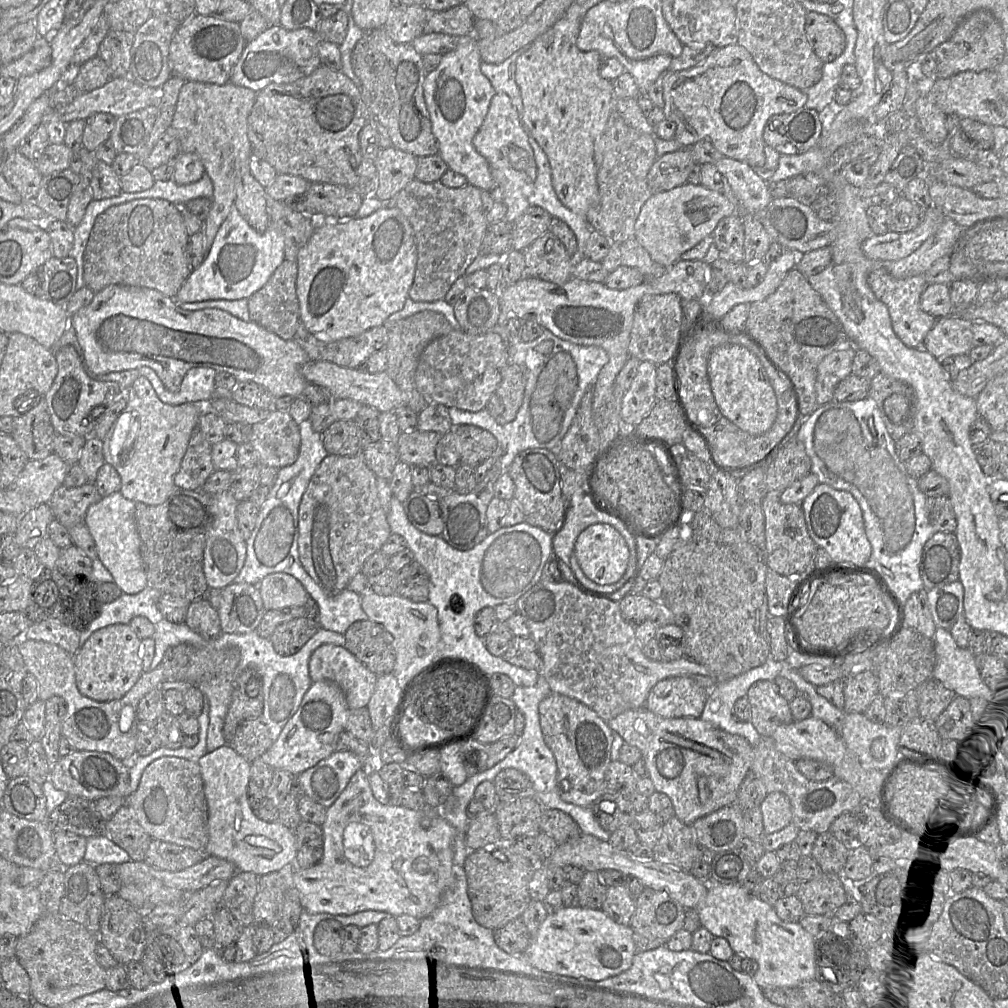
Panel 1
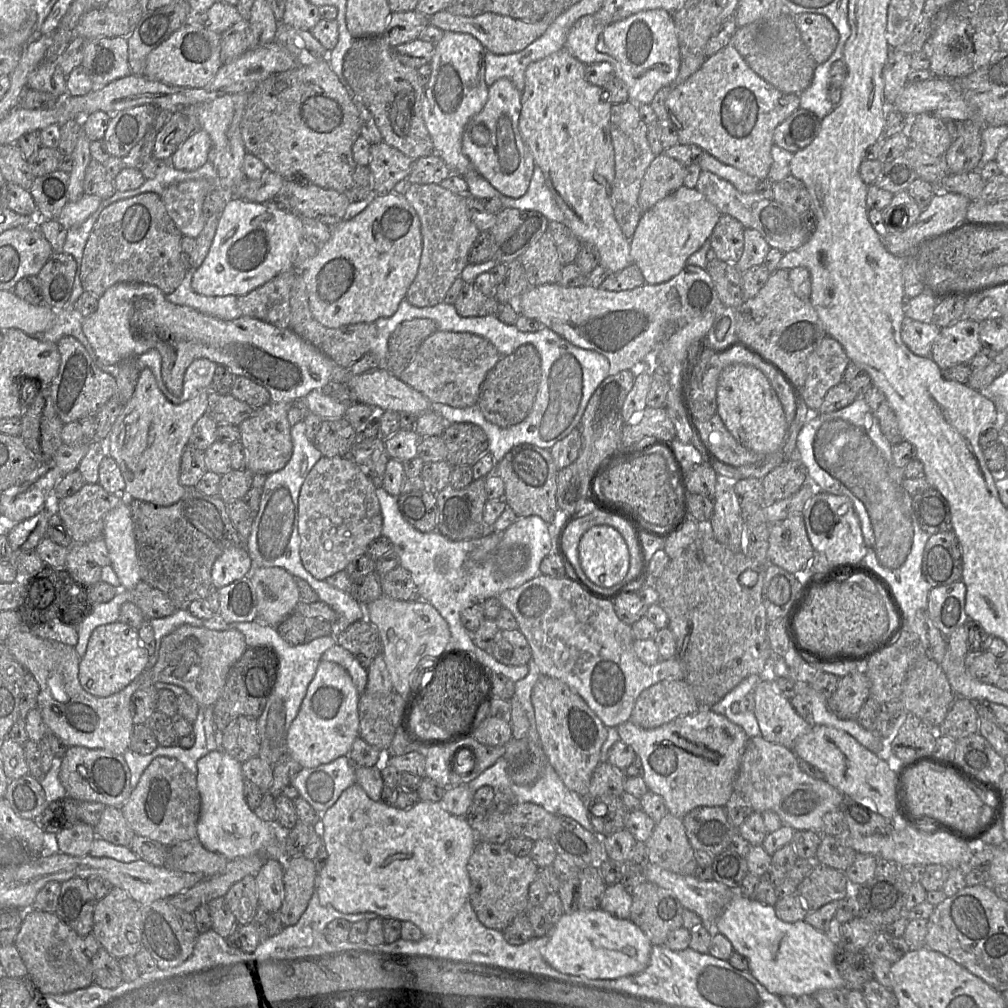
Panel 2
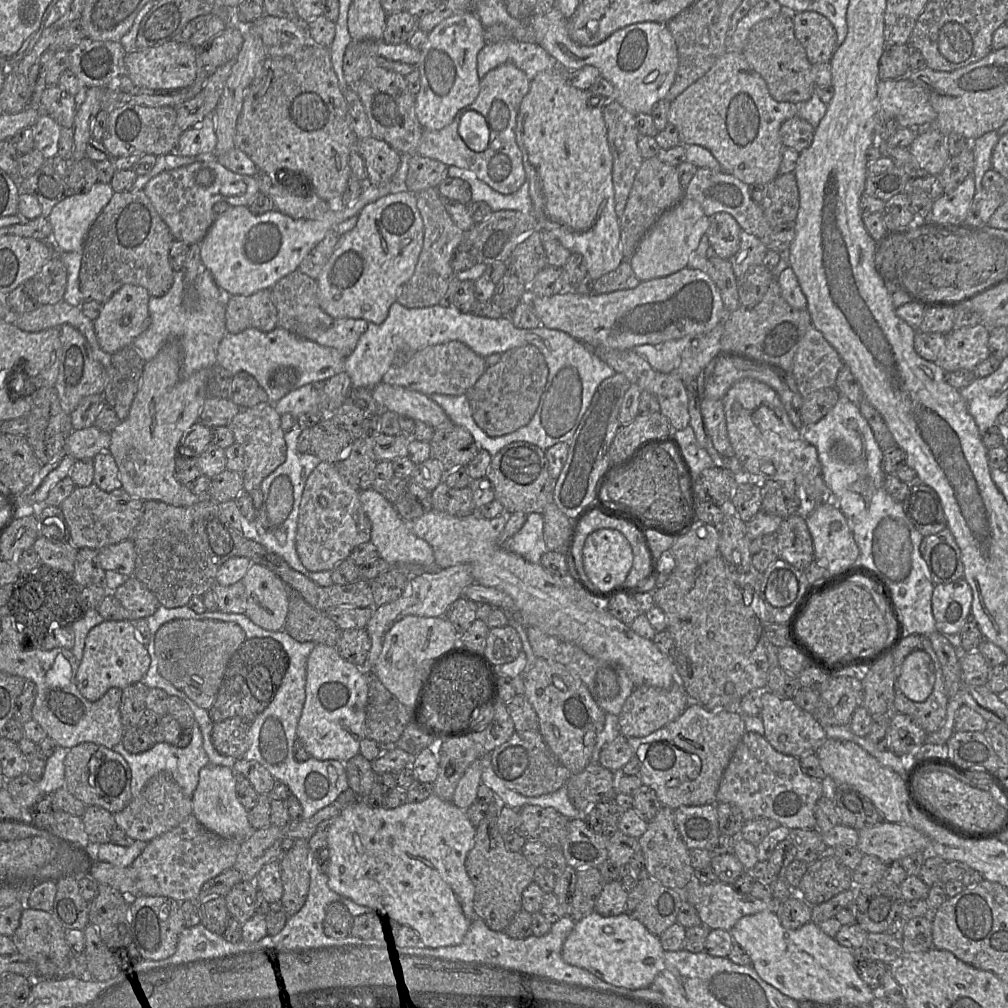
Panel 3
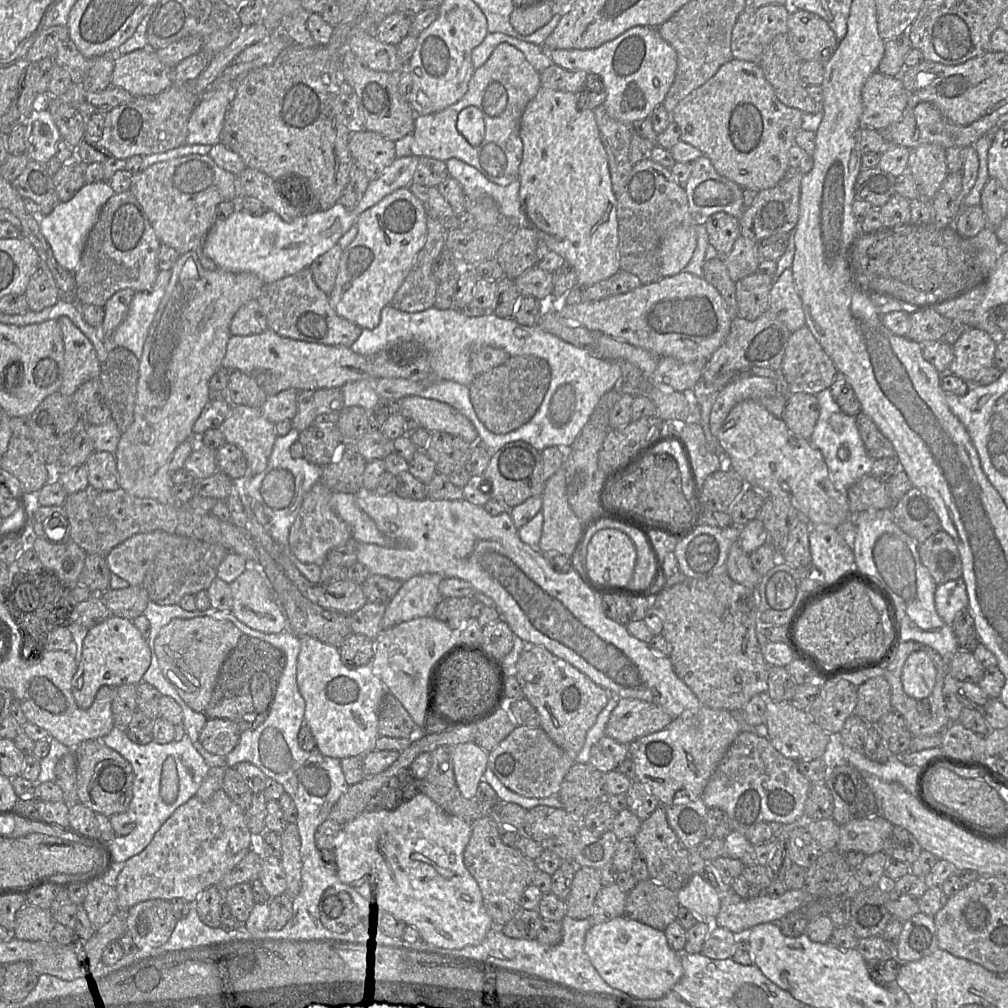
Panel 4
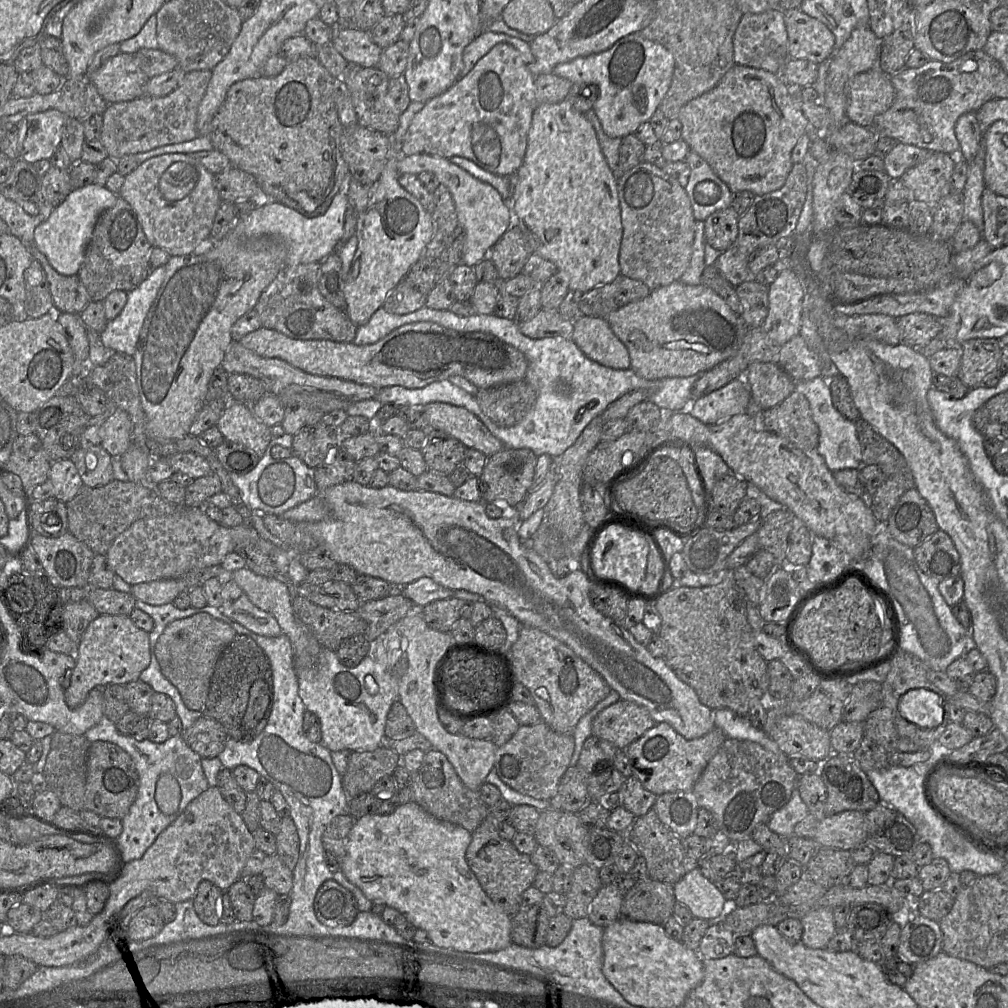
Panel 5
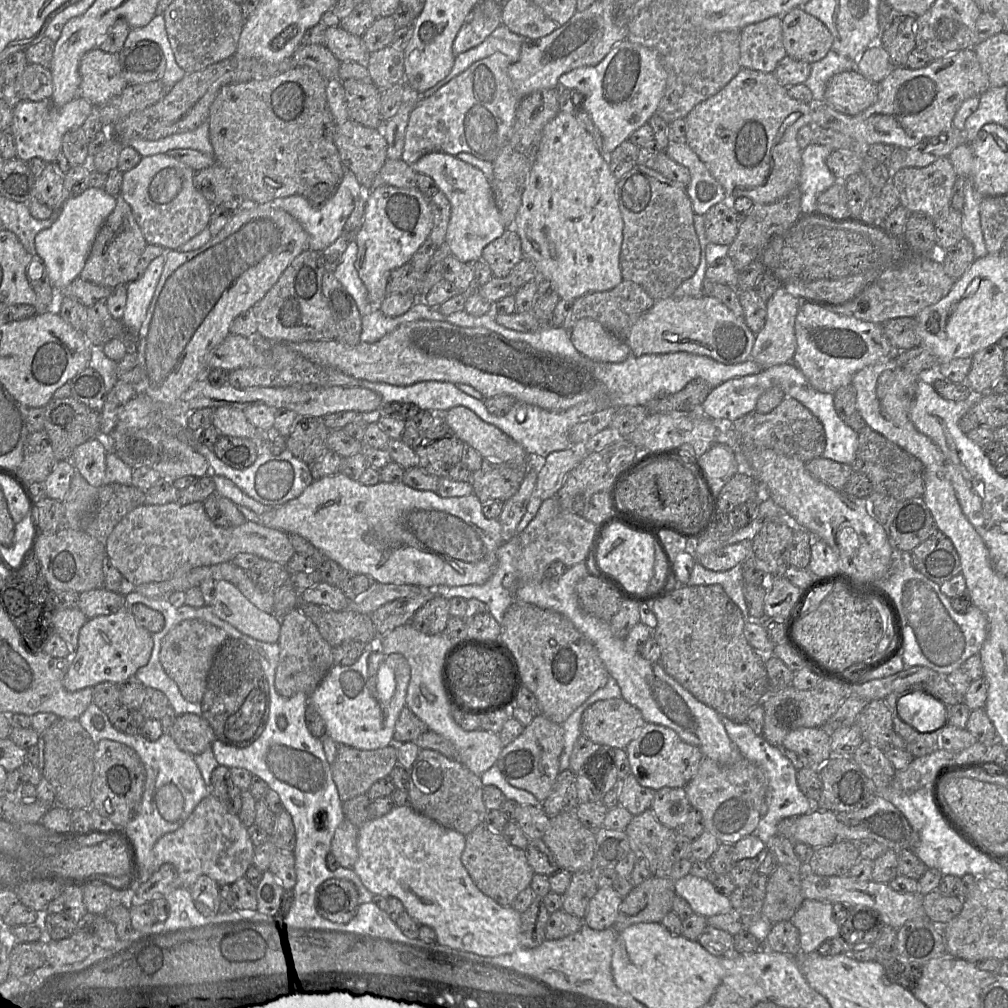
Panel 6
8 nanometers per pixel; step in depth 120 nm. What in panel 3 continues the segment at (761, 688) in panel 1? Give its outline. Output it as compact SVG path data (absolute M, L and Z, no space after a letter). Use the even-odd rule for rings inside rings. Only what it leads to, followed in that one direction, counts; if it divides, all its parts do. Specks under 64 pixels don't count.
M765 689L761 691L761 702L760 718L764 726L764 737L778 752L800 758L815 753L827 739L824 727L814 714L800 708L792 698L781 698Z

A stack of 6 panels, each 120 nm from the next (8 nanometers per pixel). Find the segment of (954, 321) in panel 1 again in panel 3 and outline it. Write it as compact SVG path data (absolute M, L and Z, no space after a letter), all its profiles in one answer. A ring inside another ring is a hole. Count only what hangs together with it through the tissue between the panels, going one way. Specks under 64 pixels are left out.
M979 323L953 329L945 336L945 343L937 363L944 372L974 371L976 366L990 356L988 349L990 328Z

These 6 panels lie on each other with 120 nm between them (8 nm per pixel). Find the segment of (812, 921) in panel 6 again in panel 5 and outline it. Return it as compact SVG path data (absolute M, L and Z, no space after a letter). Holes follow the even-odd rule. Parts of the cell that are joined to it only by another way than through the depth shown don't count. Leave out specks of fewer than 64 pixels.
M816 908L801 919L803 935L801 942L812 949L826 948L828 942L837 933L833 909Z

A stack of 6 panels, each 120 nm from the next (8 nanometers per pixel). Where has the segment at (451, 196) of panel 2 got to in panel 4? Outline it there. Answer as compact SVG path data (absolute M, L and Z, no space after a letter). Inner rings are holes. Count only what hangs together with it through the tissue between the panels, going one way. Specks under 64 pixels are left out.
M427 217L427 239L412 269L392 298L391 305L405 312L419 312L434 306L438 282L432 267L445 249L448 234L438 221Z

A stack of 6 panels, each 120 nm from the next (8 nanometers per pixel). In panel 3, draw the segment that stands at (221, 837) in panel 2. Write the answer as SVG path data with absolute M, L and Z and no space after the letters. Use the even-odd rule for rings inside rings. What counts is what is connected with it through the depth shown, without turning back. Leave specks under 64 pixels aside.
M208 764L200 770L199 783L192 796L193 815L208 830L225 838L245 841L255 831L248 818L248 810L237 798L234 769Z

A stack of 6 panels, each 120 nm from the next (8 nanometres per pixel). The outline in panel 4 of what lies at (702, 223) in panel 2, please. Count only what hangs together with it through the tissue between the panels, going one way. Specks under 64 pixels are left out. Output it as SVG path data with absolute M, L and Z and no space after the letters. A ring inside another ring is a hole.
M682 223L671 228L662 238L659 248L659 267L663 277L674 276L684 270L697 245L696 225Z

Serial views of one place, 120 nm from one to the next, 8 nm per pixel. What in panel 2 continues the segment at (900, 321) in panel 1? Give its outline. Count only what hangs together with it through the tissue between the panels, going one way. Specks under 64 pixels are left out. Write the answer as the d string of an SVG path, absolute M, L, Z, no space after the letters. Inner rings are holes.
M906 316L902 322L901 339L915 355L930 357L932 345L940 330L932 322L920 322Z

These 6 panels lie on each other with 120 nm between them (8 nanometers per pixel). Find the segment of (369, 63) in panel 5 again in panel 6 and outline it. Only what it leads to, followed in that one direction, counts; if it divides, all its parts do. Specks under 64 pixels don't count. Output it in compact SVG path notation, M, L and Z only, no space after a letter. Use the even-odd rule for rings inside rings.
M341 26L327 27L325 46L340 62L354 61L366 64L369 56L362 37L345 31Z

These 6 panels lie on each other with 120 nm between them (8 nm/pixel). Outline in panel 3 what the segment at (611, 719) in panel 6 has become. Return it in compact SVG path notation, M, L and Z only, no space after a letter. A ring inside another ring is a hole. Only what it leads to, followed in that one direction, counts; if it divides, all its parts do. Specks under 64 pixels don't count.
M680 682L667 689L636 687L618 715L620 735L625 738L646 737L679 718L690 702Z

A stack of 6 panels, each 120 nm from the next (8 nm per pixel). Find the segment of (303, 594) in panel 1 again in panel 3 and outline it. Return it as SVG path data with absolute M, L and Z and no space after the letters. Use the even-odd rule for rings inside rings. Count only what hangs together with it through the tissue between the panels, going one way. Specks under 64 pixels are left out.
M252 563L241 580L245 586L245 615L269 631L284 630L289 606L289 586L268 567Z

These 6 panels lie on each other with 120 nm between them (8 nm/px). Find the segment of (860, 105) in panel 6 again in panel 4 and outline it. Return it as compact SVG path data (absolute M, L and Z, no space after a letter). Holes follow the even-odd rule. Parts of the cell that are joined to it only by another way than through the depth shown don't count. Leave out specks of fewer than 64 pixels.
M878 70L862 88L861 127L881 130L901 120L907 106L907 92L900 77L886 76Z

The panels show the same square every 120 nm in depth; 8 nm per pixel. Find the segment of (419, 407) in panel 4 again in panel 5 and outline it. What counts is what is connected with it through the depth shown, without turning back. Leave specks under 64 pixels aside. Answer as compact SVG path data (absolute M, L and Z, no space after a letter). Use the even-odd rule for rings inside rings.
M443 402L421 407L427 429L436 429L459 440L467 449L475 449L487 457L504 449L484 423L469 410Z

